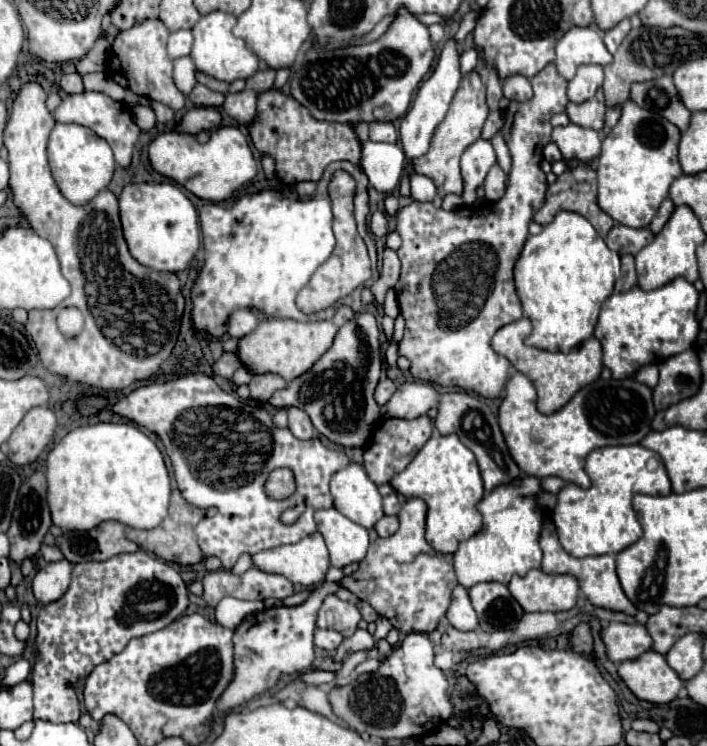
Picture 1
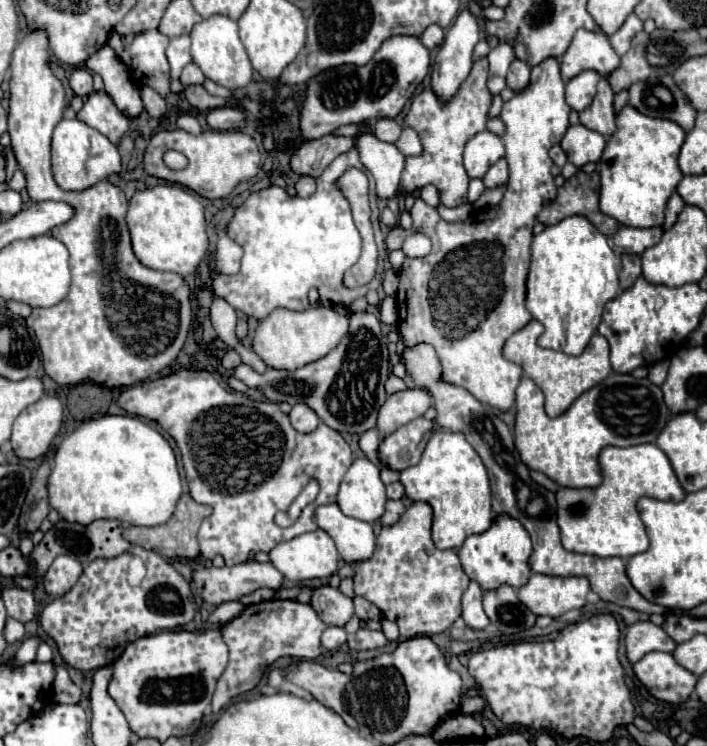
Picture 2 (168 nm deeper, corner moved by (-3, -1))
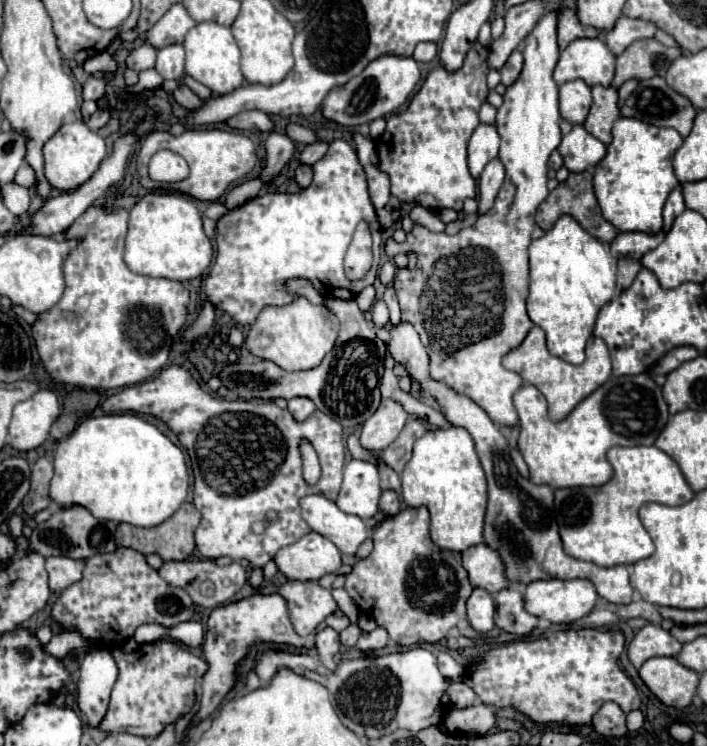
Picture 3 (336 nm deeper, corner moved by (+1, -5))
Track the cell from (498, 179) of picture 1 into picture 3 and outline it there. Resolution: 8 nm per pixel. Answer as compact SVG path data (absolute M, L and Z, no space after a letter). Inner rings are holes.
M498 158L490 160L484 168L484 172L478 178L478 188L480 188L480 200L478 200L478 214L484 214L492 204L494 198L504 182L504 166Z

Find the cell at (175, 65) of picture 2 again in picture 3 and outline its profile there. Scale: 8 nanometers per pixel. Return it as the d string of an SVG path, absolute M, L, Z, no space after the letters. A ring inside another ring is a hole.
M172 44L158 50L156 70L162 74L164 80L180 78L184 74L184 46Z

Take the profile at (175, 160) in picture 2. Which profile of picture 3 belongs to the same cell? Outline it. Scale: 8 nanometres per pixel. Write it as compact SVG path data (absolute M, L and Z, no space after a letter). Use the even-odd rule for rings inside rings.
M160 150L150 160L150 176L158 182L180 182L188 176L188 164L180 154Z

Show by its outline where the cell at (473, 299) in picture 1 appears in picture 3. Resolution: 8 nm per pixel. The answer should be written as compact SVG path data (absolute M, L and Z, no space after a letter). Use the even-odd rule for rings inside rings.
M554 10L548 12L548 14L544 14L544 16L538 20L536 28L534 28L534 30L528 34L528 38L526 38L526 46L524 46L524 52L522 52L522 54L524 54L524 70L522 70L522 74L518 76L518 80L516 80L512 86L506 88L504 104L498 108L498 116L496 116L496 130L498 130L498 134L500 134L500 138L502 138L498 158L502 160L502 164L504 164L504 168L506 168L506 180L504 180L504 184L502 184L502 188L500 188L500 192L498 192L498 196L496 196L496 200L494 200L494 206L492 206L484 216L480 216L480 218L476 220L474 226L462 228L462 230L460 230L458 234L454 234L454 236L450 236L450 234L446 234L446 232L436 234L436 232L430 232L426 226L414 224L412 230L408 232L408 236L406 236L404 242L396 242L394 238L388 238L388 240L386 240L386 248L384 248L384 252L390 254L390 256L400 254L400 252L410 252L410 250L414 250L414 252L418 254L418 264L416 264L414 268L400 268L400 270L396 272L396 276L394 276L394 290L396 290L398 302L400 302L402 320L408 322L408 324L412 324L412 326L416 328L416 332L420 334L422 344L426 346L426 350L428 350L428 354L430 354L430 376L432 376L434 380L446 382L446 384L452 386L456 392L466 394L468 398L472 398L476 404L480 404L480 408L484 408L484 412L492 418L492 422L502 424L502 426L514 426L514 424L518 422L518 414L516 414L514 404L512 404L512 394L522 386L522 378L520 378L516 372L510 372L510 370L506 370L506 368L502 366L502 356L504 356L506 352L510 352L512 348L516 348L516 346L524 340L524 336L528 334L528 330L532 328L532 320L530 320L528 314L526 314L526 296L528 296L528 246L530 246L530 234L532 234L532 230L534 230L534 214L536 214L538 206L540 206L540 204L546 200L546 196L548 196L548 186L546 186L546 182L548 182L548 178L546 178L546 172L548 172L548 156L550 156L552 150L558 148L558 144L560 144L560 140L562 140L562 132L560 132L560 120L562 120L562 116L560 116L560 110L558 110L558 84L556 84L554 78L552 78L552 72L554 72L554 68L556 68L556 64L558 64L558 56L560 56L560 50L558 50L558 44L556 44L556 12L554 12Z

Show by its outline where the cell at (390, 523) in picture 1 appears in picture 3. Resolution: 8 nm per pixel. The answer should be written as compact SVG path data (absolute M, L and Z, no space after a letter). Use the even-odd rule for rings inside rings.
M392 490L382 492L380 496L380 512L384 512L386 516L394 516L400 512L400 496Z

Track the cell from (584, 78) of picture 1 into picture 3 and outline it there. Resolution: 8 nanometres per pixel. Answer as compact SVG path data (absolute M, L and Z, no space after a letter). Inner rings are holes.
M584 80L564 82L560 86L560 114L572 124L582 124L592 104L590 86Z

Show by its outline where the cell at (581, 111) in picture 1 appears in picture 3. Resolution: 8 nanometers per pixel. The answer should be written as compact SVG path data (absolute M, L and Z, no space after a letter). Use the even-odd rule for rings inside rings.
M594 86L592 88L594 102L590 106L590 114L584 122L584 128L596 136L600 142L610 144L612 142L612 124L620 116L618 112L618 92L614 88L604 88L604 86Z

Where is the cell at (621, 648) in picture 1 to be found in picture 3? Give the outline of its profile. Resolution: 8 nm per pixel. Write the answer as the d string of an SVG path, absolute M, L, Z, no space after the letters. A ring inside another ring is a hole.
M646 624L628 644L628 658L636 668L640 668L648 658L654 656L676 656L680 648L682 644L670 632L662 630L660 626Z

